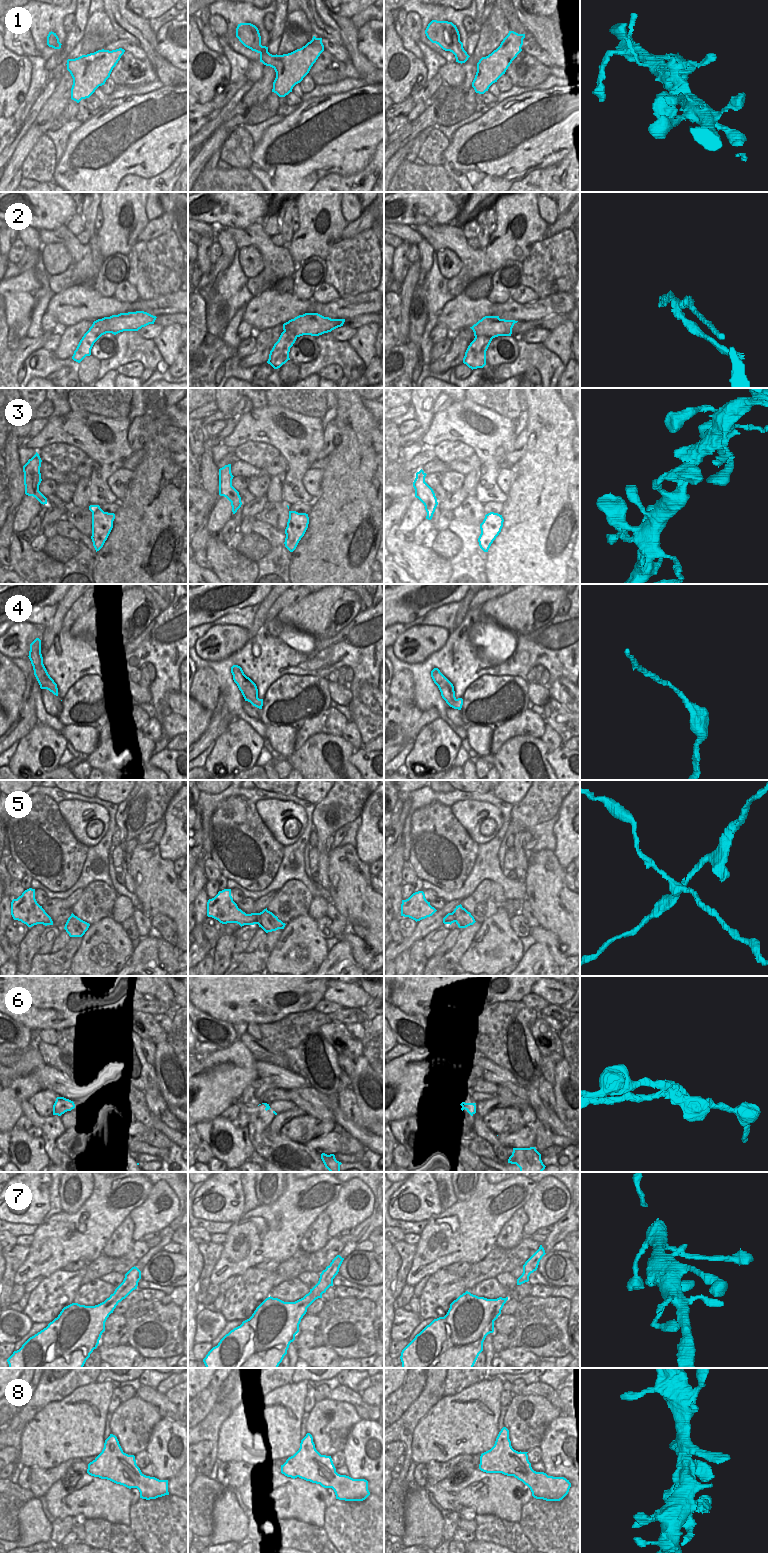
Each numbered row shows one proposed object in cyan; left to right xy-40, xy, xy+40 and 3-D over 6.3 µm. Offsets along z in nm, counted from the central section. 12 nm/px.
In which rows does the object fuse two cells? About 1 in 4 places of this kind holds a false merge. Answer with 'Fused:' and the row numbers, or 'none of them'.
Fused: 2, 5, 6

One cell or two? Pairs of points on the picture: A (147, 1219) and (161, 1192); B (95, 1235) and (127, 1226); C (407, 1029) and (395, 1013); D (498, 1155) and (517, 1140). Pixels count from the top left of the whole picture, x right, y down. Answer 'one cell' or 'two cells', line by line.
A: one cell
B: two cells
C: one cell
D: two cells

